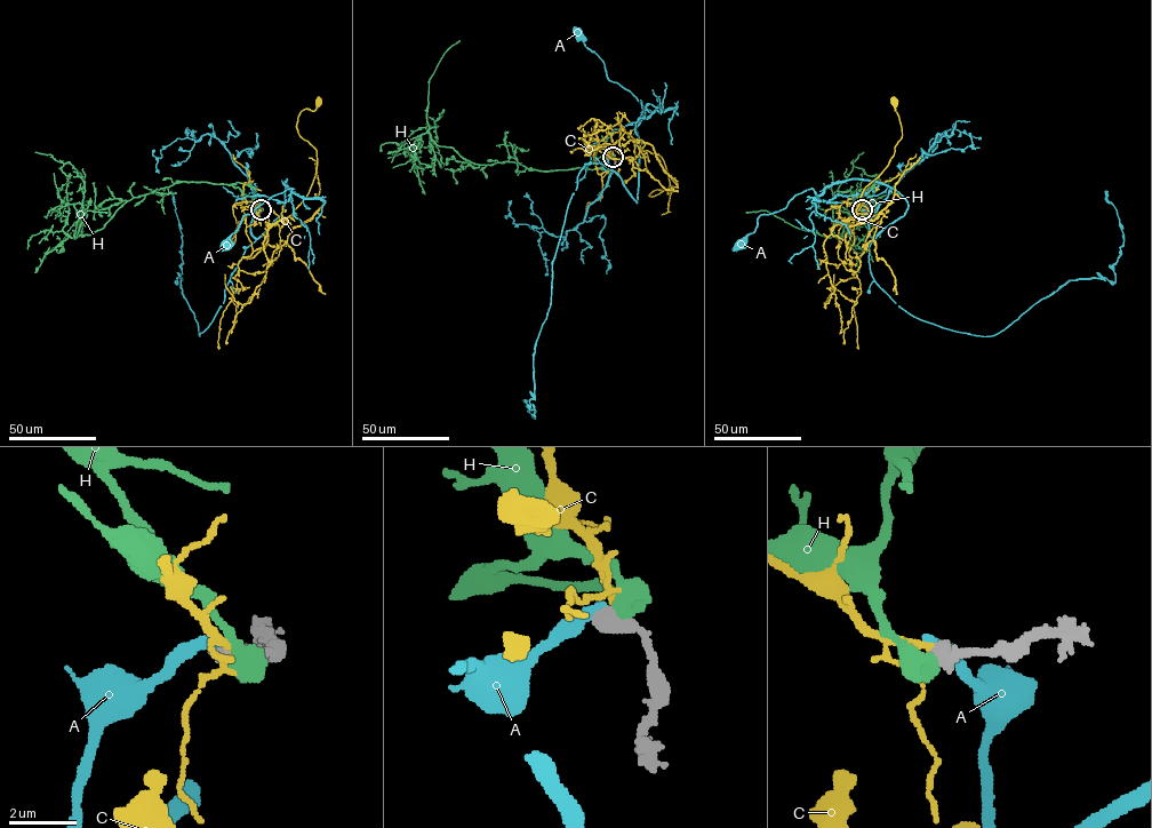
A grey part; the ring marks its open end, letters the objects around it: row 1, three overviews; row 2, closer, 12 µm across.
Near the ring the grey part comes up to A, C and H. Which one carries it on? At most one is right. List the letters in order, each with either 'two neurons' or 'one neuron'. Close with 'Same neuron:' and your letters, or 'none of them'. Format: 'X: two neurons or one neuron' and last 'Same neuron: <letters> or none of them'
A: two neurons
C: one neuron
H: two neurons
Same neuron: C

